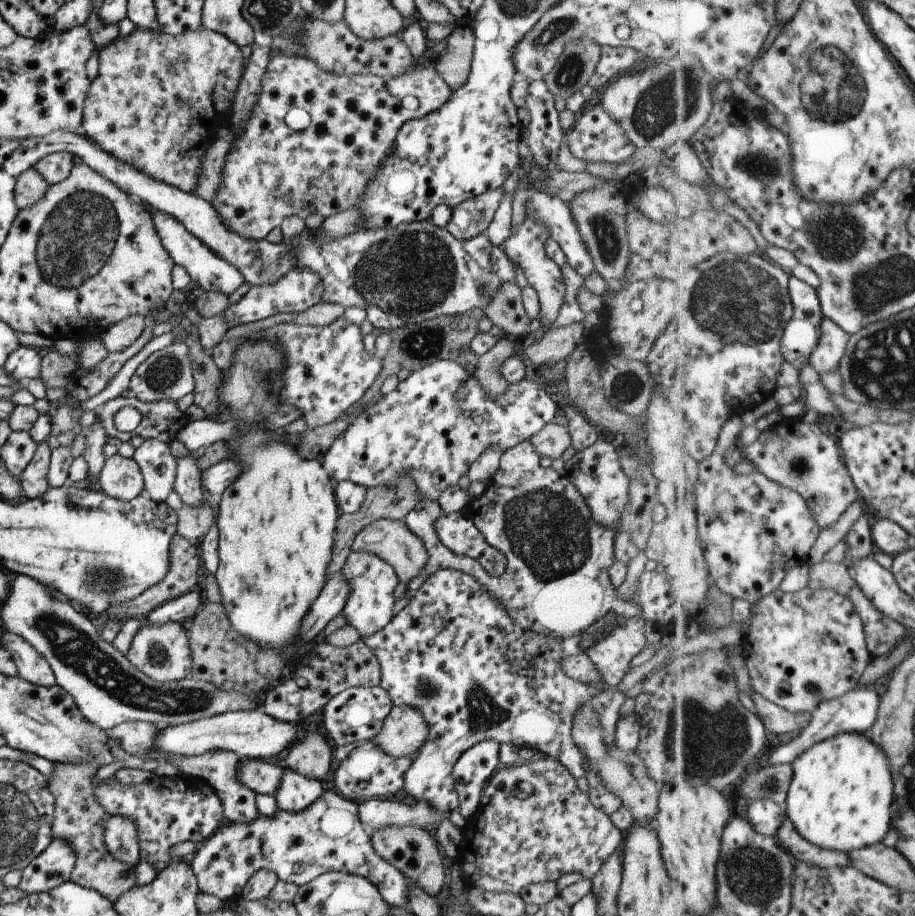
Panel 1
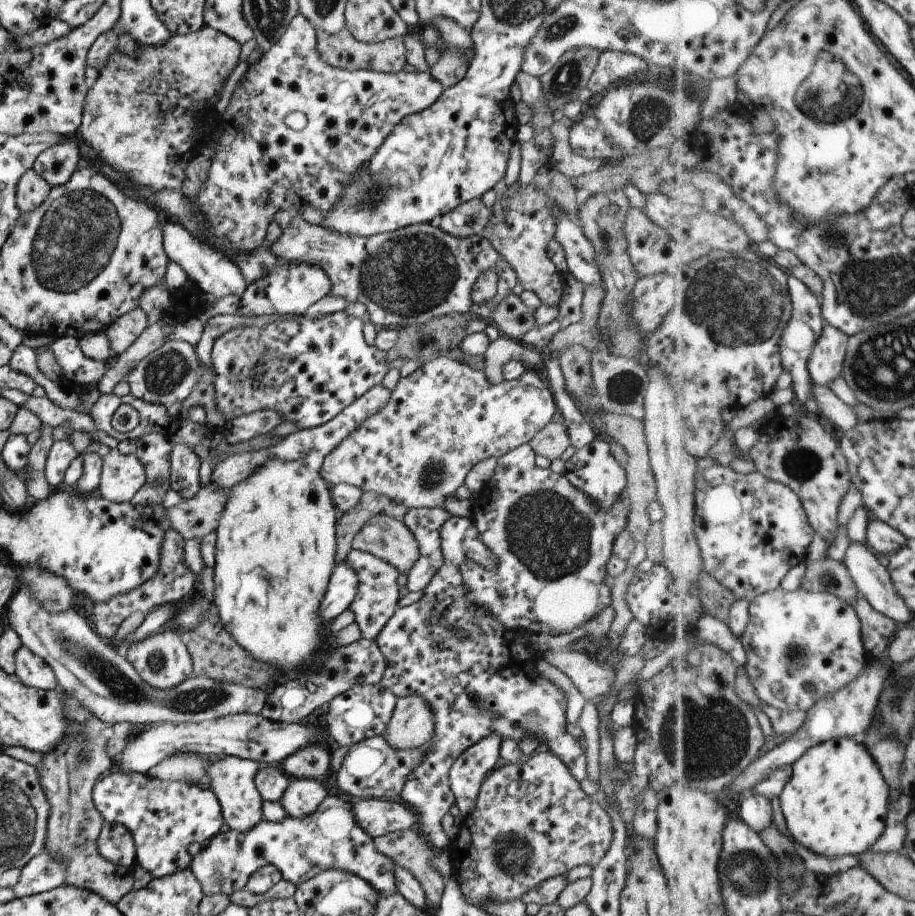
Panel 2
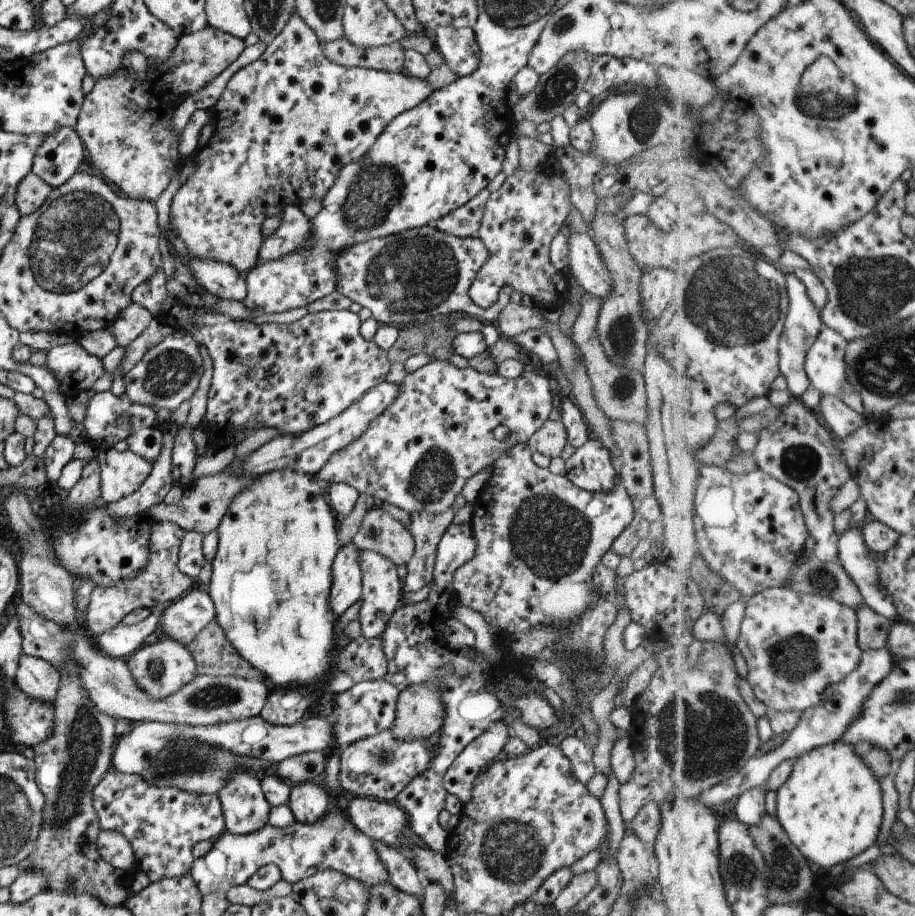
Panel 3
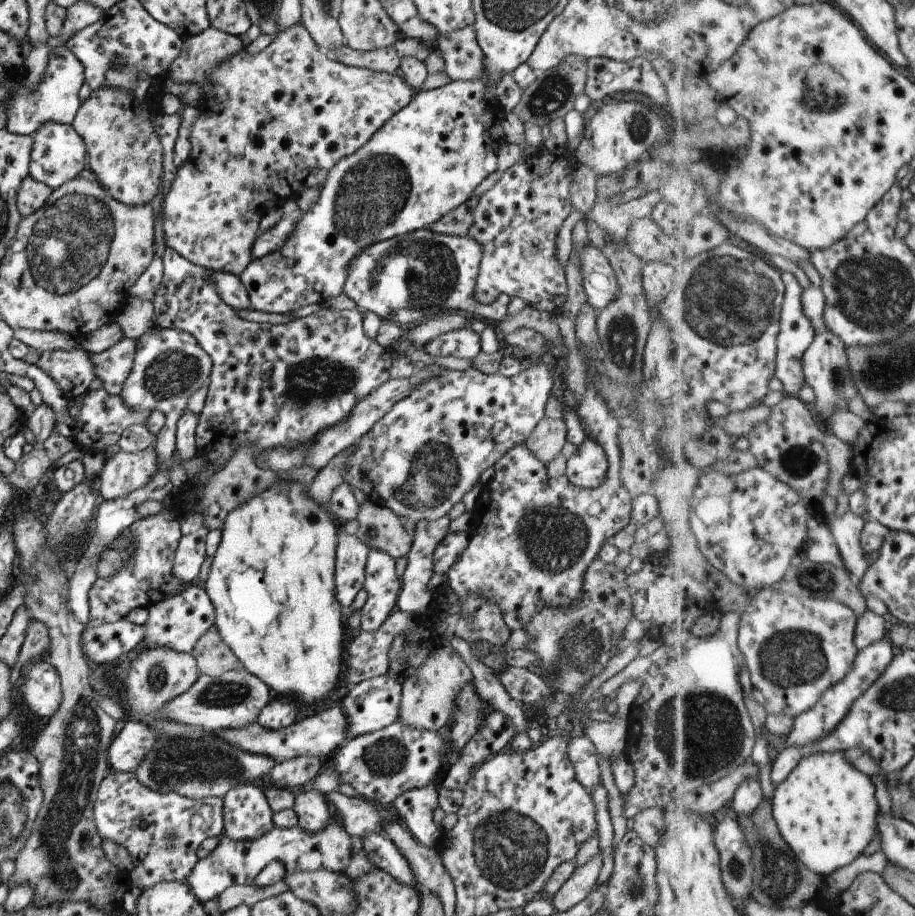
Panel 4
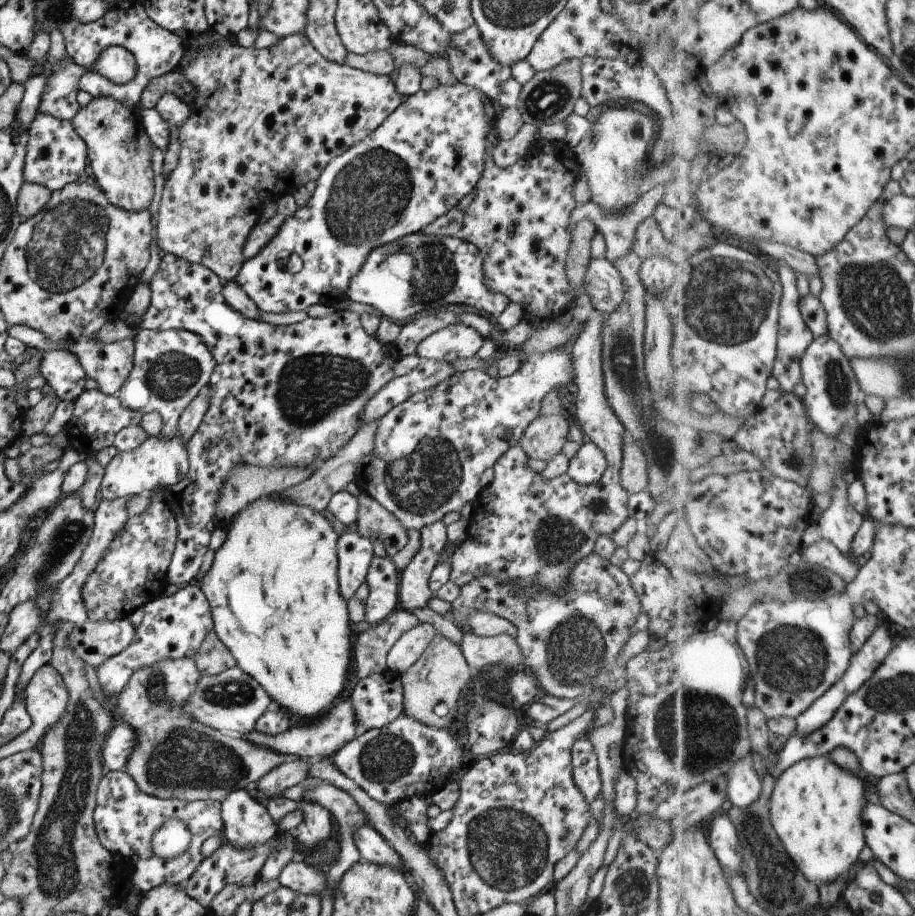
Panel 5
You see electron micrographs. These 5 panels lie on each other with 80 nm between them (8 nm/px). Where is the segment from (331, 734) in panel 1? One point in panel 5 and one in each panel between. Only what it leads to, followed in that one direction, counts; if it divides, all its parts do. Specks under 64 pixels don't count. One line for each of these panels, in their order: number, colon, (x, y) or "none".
2: (361, 712)
3: (368, 707)
4: (372, 704)
5: (376, 700)

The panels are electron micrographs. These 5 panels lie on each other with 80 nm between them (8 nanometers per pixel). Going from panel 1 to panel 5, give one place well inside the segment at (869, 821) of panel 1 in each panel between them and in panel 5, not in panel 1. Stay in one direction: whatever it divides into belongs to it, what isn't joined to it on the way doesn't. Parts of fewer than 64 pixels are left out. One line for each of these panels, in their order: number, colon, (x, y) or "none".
2: (837, 802)
3: (832, 809)
4: (827, 810)
5: (817, 807)

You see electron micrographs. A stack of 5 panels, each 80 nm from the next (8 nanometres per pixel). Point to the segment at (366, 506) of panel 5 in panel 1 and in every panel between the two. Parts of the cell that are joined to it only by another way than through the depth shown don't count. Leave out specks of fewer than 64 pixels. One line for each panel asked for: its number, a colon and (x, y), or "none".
1: (392, 541)
2: (388, 539)
3: (379, 532)
4: (379, 528)

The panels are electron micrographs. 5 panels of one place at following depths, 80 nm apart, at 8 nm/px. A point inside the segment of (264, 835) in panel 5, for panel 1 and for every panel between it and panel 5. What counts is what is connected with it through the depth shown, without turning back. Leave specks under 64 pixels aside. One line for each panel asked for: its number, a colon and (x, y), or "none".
1: (218, 769)
2: (230, 778)
3: (244, 810)
4: (246, 815)

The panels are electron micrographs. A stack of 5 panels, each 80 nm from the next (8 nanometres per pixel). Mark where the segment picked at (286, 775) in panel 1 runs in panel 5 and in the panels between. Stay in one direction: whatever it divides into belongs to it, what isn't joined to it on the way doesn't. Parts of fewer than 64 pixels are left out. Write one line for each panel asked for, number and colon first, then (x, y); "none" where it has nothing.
2: (301, 796)
3: (307, 802)
4: (312, 813)
5: (315, 827)

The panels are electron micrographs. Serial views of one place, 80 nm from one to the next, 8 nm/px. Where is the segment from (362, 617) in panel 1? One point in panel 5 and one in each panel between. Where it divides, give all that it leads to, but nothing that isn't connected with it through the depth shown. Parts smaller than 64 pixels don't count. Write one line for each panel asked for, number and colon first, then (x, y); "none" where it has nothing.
2: (376, 596)
3: (381, 590)
4: (382, 585)
5: (381, 577)

